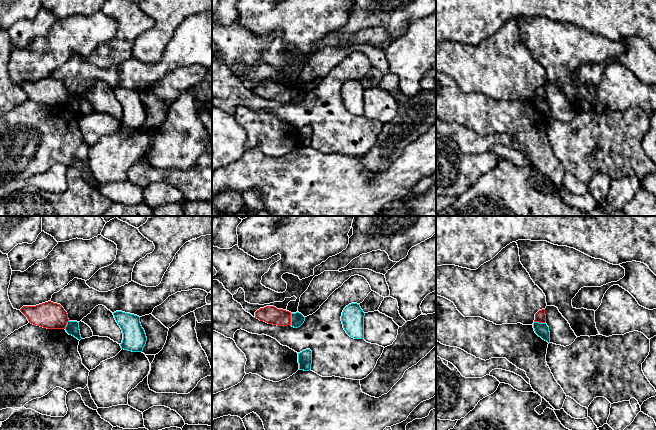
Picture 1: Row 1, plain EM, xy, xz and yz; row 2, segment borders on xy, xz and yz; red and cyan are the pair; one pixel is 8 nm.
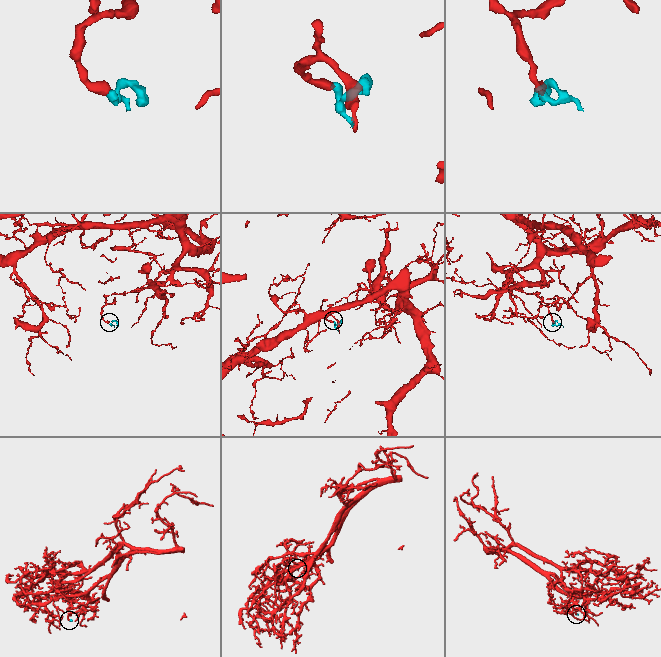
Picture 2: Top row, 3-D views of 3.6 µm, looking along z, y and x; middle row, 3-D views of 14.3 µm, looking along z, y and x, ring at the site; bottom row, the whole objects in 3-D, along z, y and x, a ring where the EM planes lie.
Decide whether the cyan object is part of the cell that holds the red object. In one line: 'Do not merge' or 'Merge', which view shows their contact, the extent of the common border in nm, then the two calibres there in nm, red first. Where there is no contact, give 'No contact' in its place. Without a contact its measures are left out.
Do not merge. Touches red in xz. Shared border 100 nm. Thickness 140 nm (red) against 110 nm

